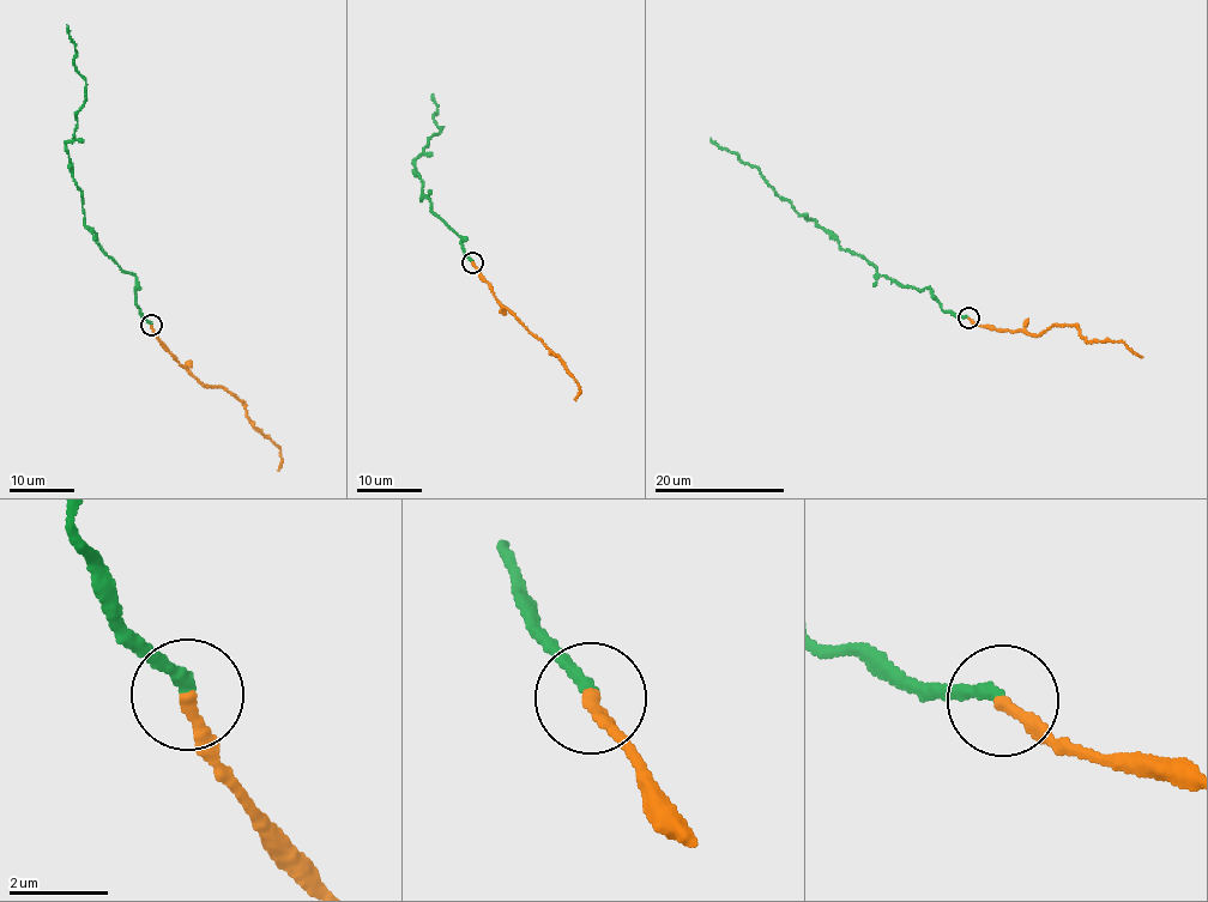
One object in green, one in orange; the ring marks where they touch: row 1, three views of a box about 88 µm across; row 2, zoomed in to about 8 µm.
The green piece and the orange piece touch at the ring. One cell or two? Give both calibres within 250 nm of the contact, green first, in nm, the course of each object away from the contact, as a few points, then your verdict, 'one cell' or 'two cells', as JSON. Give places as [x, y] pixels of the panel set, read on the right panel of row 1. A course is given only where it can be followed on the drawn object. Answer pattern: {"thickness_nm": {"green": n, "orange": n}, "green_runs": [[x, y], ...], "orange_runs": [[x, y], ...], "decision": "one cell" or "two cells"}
{"thickness_nm": {"green": 240, "orange": 280}, "green_runs": [[967, 319], [944, 312], [930, 289], [907, 288], [875, 273], [802, 216], [760, 170], [711, 138]], "orange_runs": [[967, 319], [997, 331], [1020, 330], [1037, 336], [1057, 324], [1069, 324], [1087, 340], [1123, 343], [1142, 357]], "decision": "two cells"}

